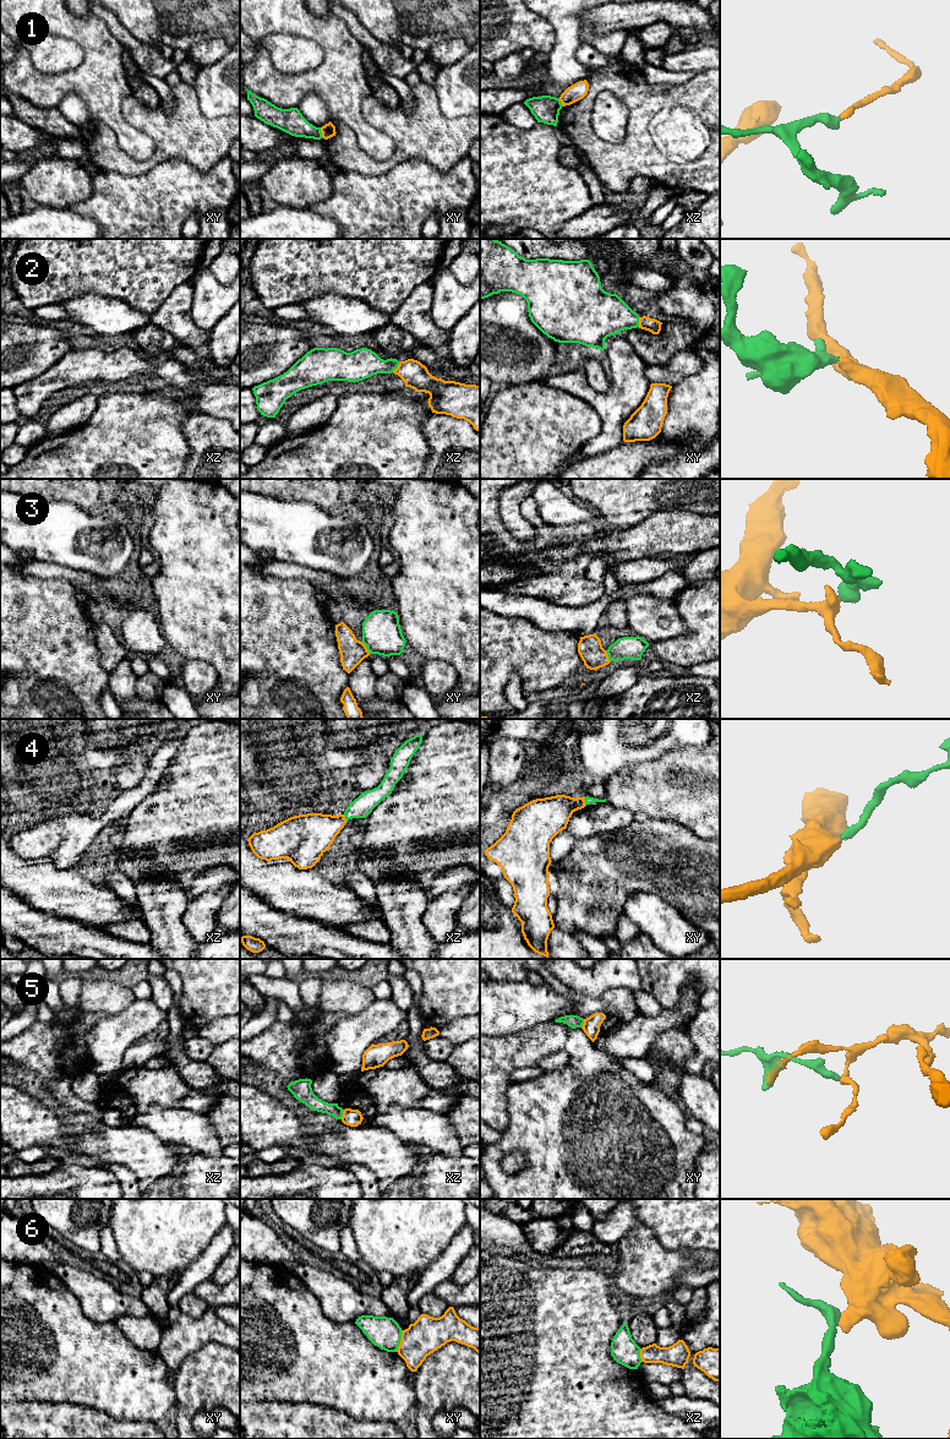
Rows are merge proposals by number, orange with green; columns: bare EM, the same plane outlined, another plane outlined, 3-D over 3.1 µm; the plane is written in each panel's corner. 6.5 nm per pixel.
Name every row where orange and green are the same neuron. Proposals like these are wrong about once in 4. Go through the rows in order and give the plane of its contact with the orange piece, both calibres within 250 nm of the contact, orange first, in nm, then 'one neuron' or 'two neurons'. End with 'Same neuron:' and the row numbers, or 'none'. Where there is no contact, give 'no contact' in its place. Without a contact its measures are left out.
1: xy | 90/160 nm | two neurons
2: xz | 170/200 nm | one neuron
3: xy | 170/260 nm | one neuron
4: xy | 240/50 nm | one neuron
5: xz | 110/90 nm | two neurons
6: xy | 240/200 nm | two neurons
Same neuron: 2, 3, 4

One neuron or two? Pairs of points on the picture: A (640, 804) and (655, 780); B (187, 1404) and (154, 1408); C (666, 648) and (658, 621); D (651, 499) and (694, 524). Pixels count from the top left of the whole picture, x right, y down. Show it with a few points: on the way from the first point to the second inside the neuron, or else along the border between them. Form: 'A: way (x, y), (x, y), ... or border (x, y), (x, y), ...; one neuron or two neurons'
A: way (642, 797), (653, 786); one neuron
B: border (173, 1388), (176, 1395), (175, 1410); two neurons
C: border (689, 632), (649, 643); two neurons
D: border (698, 512), (658, 511), (643, 521); two neurons

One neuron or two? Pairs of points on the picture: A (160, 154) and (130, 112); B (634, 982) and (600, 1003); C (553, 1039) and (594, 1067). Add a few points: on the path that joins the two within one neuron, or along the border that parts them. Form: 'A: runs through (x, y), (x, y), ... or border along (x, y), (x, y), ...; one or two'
A: runs through (160, 142), (160, 137), (142, 119); one
B: border along (633, 991), (626, 987), (609, 987), (599, 995); two
C: border along (572, 1029), (563, 1047); two

